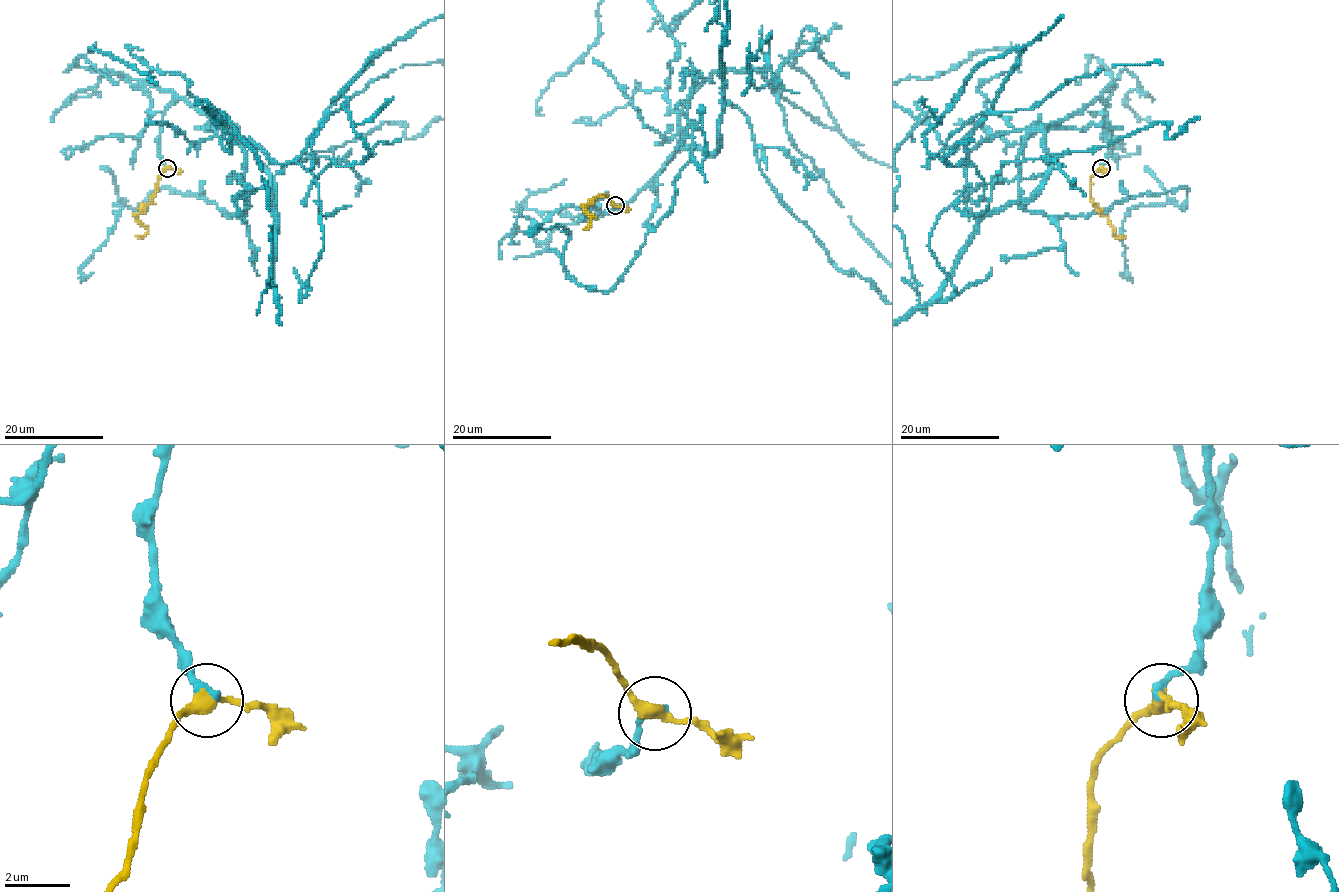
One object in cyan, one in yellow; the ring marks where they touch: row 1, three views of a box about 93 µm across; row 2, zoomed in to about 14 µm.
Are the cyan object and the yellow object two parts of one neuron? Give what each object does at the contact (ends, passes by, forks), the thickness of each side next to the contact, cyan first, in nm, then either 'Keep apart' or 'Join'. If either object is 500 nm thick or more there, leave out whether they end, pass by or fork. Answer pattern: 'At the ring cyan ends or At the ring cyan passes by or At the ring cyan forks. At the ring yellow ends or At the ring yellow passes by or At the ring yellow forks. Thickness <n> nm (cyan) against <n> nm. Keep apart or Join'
At the ring cyan ends. At the ring yellow passes by. Thickness 300 nm (cyan) against 340 nm. Join

